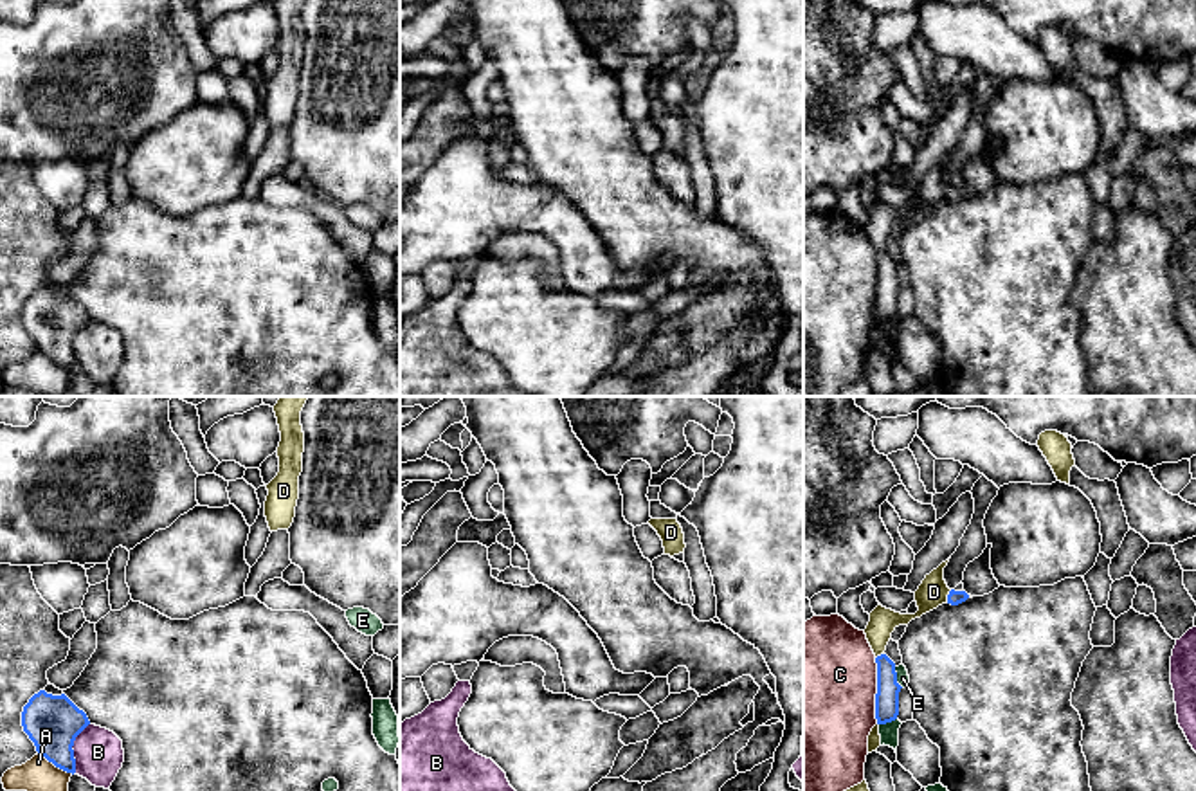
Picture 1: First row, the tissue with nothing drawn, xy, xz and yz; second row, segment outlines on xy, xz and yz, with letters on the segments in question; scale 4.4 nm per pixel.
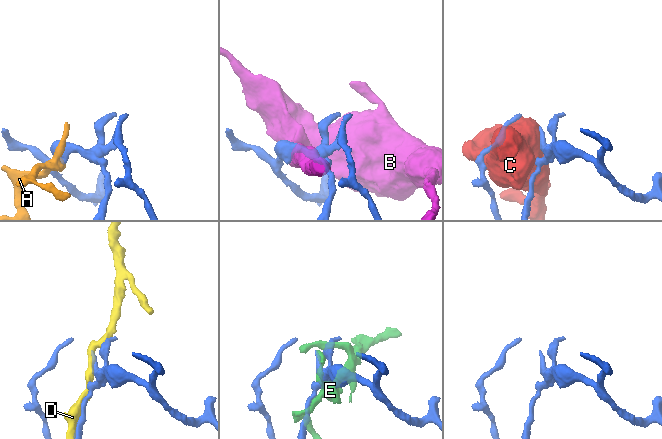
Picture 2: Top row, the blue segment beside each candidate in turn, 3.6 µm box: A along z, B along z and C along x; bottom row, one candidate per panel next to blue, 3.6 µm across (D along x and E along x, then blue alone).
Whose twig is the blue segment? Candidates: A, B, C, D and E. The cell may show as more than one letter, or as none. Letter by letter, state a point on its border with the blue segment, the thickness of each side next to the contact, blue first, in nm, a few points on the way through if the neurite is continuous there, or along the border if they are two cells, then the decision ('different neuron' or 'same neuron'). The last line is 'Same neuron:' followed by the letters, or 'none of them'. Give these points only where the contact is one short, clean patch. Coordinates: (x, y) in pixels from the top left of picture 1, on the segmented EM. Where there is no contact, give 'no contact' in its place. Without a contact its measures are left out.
A: xy (54, 764) | 240/150 nm | different neuron
B: xy (71, 748) | 240/220 nm | different neuron
C: yz (878, 690) | 110/480 nm | different neuron
D: yz (948, 595) | 60/130 nm | different neuron
E: yz (896, 678) | 110/60 nm | different neuron
Same neuron: none of them

